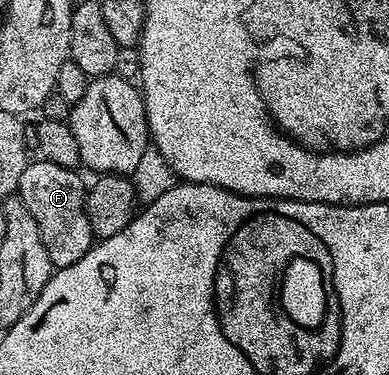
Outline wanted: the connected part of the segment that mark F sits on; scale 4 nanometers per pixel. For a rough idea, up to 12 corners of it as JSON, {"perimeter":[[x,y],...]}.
{"perimeter":[[46,158],[22,170],[18,194],[53,269],[94,243],[86,180]]}

